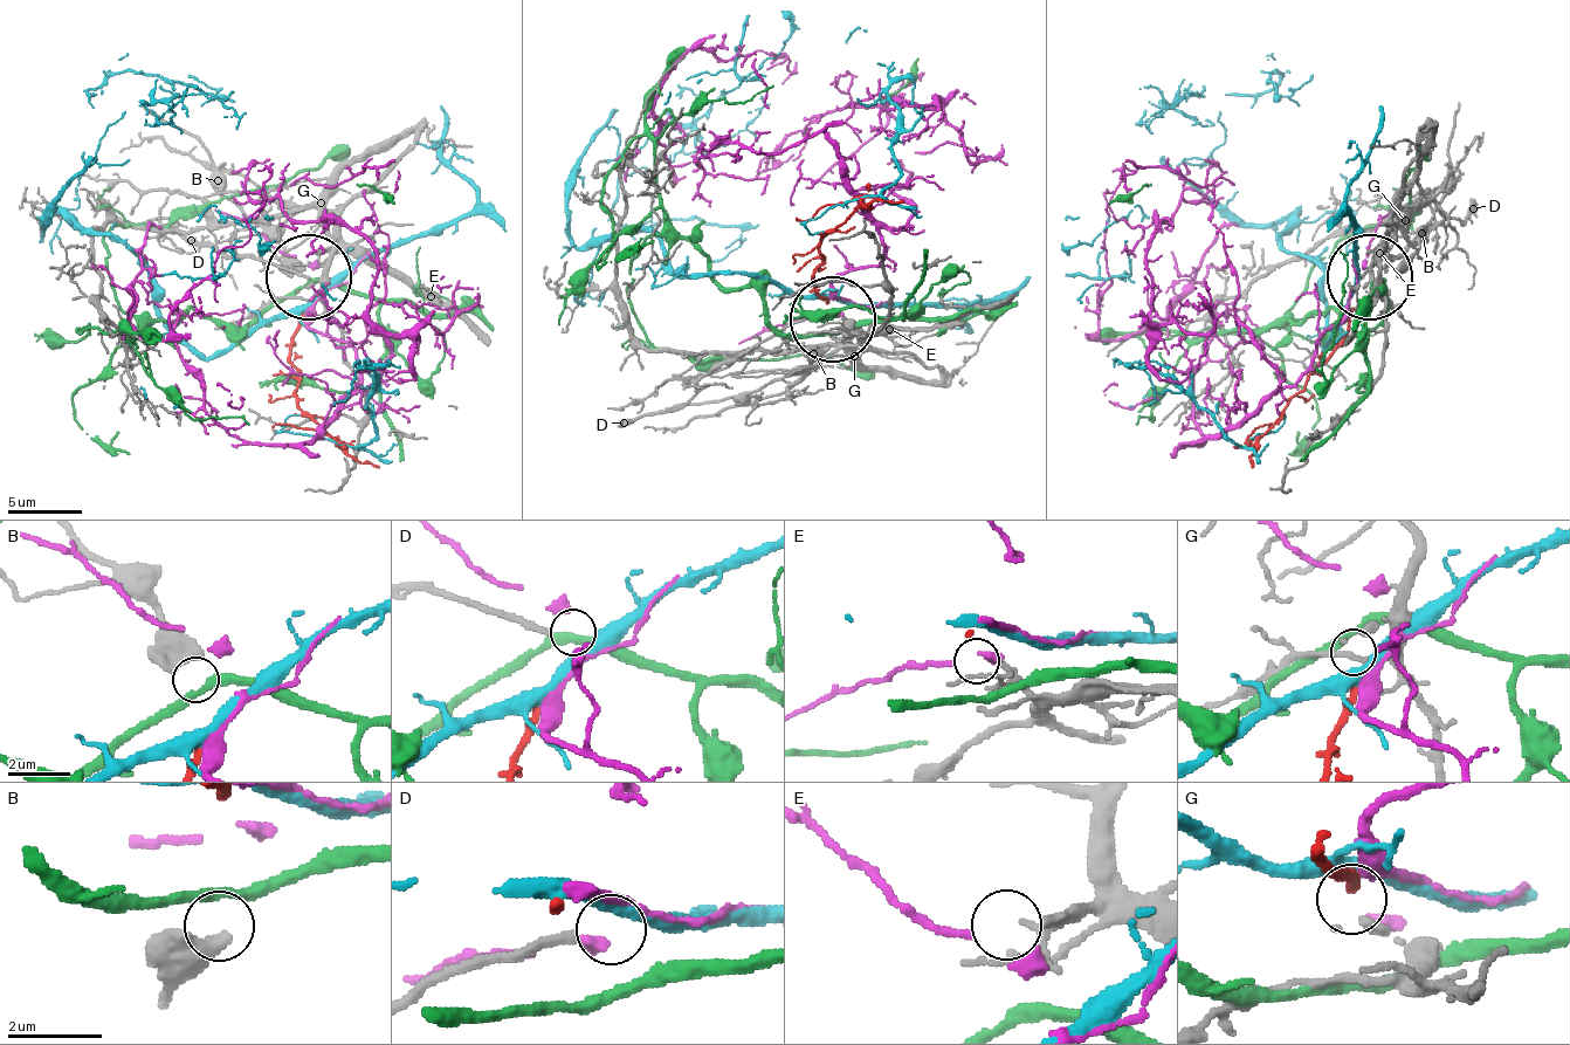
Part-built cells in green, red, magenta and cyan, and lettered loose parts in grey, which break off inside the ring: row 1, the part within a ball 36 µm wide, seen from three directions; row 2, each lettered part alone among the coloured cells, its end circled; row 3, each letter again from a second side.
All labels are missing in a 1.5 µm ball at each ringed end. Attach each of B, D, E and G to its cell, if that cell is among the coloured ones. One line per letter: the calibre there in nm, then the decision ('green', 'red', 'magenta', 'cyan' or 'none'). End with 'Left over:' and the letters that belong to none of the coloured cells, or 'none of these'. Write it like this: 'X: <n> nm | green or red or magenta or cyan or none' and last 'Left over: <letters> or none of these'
B: 650 nm | green
D: 200 nm | cyan
E: 130 nm | none
G: 150 nm | red
Left over: E

